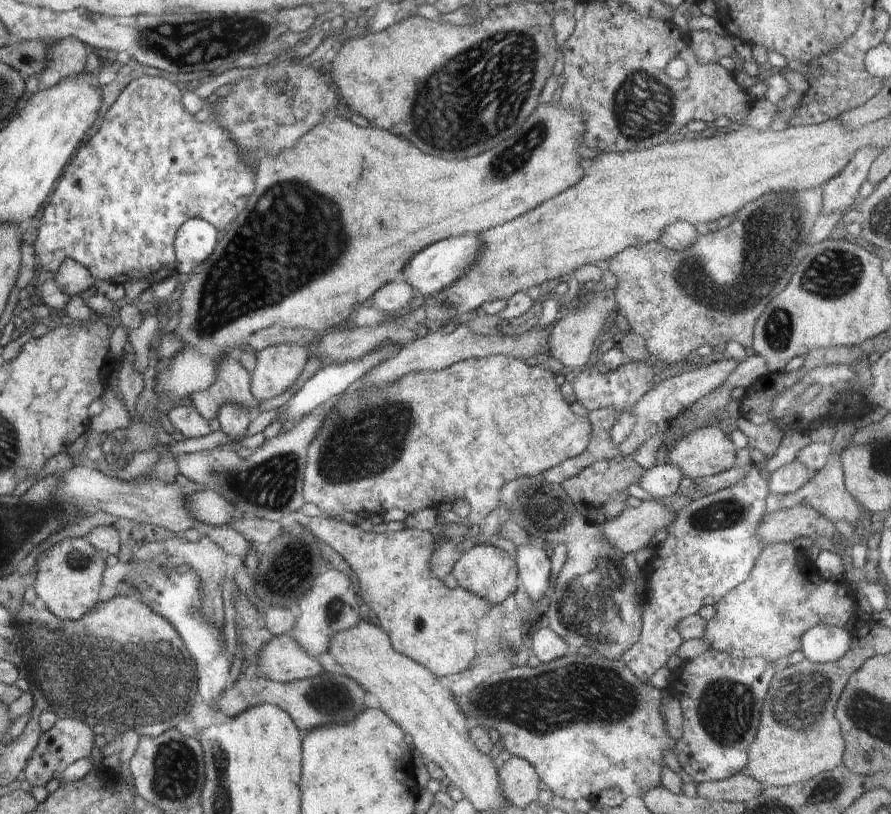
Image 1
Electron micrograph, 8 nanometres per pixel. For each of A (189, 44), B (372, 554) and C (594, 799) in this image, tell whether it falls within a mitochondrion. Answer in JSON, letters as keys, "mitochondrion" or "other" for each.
{"A":"mitochondrion","B":"other","C":"other"}

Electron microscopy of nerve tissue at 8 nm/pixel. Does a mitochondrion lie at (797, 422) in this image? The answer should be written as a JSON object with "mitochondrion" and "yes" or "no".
{"mitochondrion":"no"}

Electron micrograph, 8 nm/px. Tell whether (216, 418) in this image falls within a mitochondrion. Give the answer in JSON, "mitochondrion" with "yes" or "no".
{"mitochondrion":"no"}

